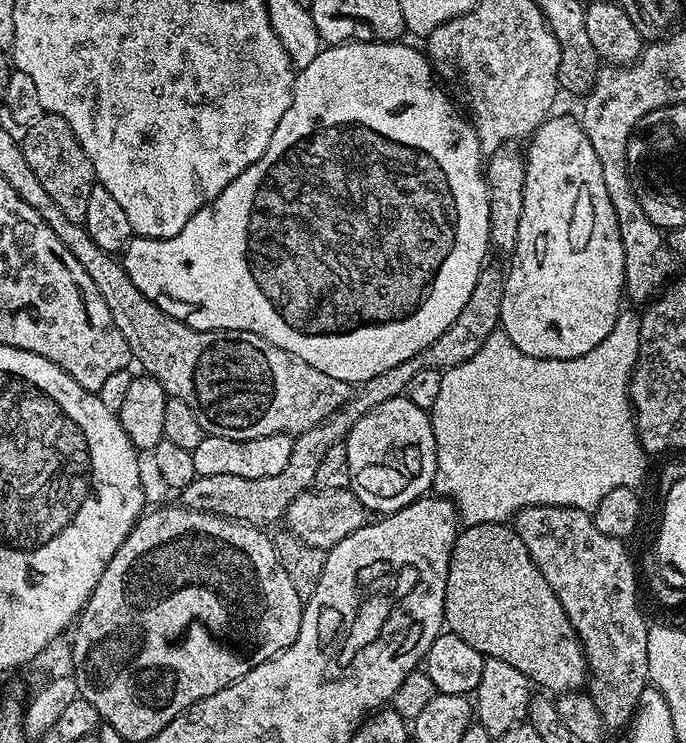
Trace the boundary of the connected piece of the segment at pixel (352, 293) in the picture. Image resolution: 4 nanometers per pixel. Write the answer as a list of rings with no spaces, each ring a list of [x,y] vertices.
[[[353,40],[346,44],[321,47],[320,53],[314,58],[314,62],[310,62],[310,66],[301,68],[295,73],[292,85],[292,101],[286,110],[286,114],[282,114],[282,122],[278,122],[278,130],[274,130],[274,138],[270,138],[270,146],[266,146],[266,154],[262,154],[262,158],[258,158],[258,162],[254,162],[254,166],[242,170],[242,174],[238,174],[238,178],[234,178],[234,182],[230,182],[230,186],[226,186],[226,190],[222,190],[222,194],[218,194],[218,198],[214,198],[214,202],[202,206],[202,210],[198,210],[198,214],[194,214],[194,218],[190,218],[190,222],[186,222],[186,226],[182,226],[182,230],[178,230],[178,234],[174,234],[174,238],[151,240],[145,236],[136,236],[124,245],[122,263],[130,282],[134,282],[134,286],[138,286],[138,290],[142,294],[146,294],[146,298],[150,298],[150,302],[154,302],[154,306],[158,306],[166,314],[173,316],[175,320],[181,320],[186,326],[197,328],[203,332],[249,332],[250,334],[258,334],[262,338],[266,338],[266,342],[302,358],[302,362],[314,366],[314,370],[322,370],[322,374],[330,374],[330,378],[345,380],[353,386],[359,386],[364,381],[398,366],[398,362],[406,362],[406,358],[414,358],[414,354],[426,350],[433,344],[455,322],[458,314],[462,314],[462,306],[466,306],[466,301],[470,299],[470,294],[474,291],[474,282],[478,282],[478,274],[481,268],[485,267],[484,255],[489,255],[490,252],[488,243],[490,202],[488,201],[488,187],[484,181],[484,164],[482,163],[480,143],[476,137],[475,128],[457,111],[447,91],[438,83],[438,77],[433,72],[427,55],[421,49],[419,52],[418,49],[411,48],[410,45],[404,43]]]

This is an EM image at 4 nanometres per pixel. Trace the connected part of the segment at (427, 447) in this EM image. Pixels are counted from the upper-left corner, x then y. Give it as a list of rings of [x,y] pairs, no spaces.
[[[395,396],[390,402],[382,402],[372,408],[358,422],[353,424],[346,437],[348,461],[350,462],[350,490],[364,503],[365,509],[372,514],[396,512],[402,506],[420,499],[432,488],[436,473],[436,443],[432,429],[431,415],[425,409],[414,406],[407,396]]]

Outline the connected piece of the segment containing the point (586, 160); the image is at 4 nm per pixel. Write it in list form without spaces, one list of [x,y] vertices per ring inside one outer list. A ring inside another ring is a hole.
[[[549,115],[544,123],[537,126],[527,141],[526,151],[523,153],[524,169],[526,170],[526,186],[522,190],[522,218],[518,222],[518,242],[514,259],[516,265],[507,269],[504,278],[504,293],[500,307],[500,328],[522,354],[530,354],[534,358],[543,360],[565,360],[578,358],[588,351],[594,350],[610,330],[614,330],[614,322],[622,310],[620,299],[625,299],[624,291],[624,255],[622,254],[622,238],[618,234],[618,218],[614,214],[614,206],[610,206],[610,194],[606,194],[606,182],[602,179],[602,162],[598,162],[598,154],[594,154],[594,146],[590,146],[590,138],[586,138],[584,127],[579,119],[568,116]]]

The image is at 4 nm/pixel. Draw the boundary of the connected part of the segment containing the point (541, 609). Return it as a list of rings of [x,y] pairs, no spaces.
[[[507,523],[469,524],[457,535],[452,547],[452,553],[450,554],[448,573],[446,574],[443,627],[458,638],[462,638],[462,642],[474,646],[474,650],[481,652],[485,658],[498,658],[498,662],[506,662],[509,666],[514,666],[514,670],[522,670],[522,674],[526,674],[526,678],[537,689],[547,690],[552,694],[559,694],[561,692],[574,692],[585,687],[588,679],[588,663],[584,657],[584,647],[580,644],[578,634],[574,630],[574,626],[570,626],[570,620],[566,618],[566,612],[562,610],[562,604],[558,602],[554,590],[550,590],[550,584],[542,578],[536,563],[530,558],[522,538],[518,538],[515,527],[509,526]]]

